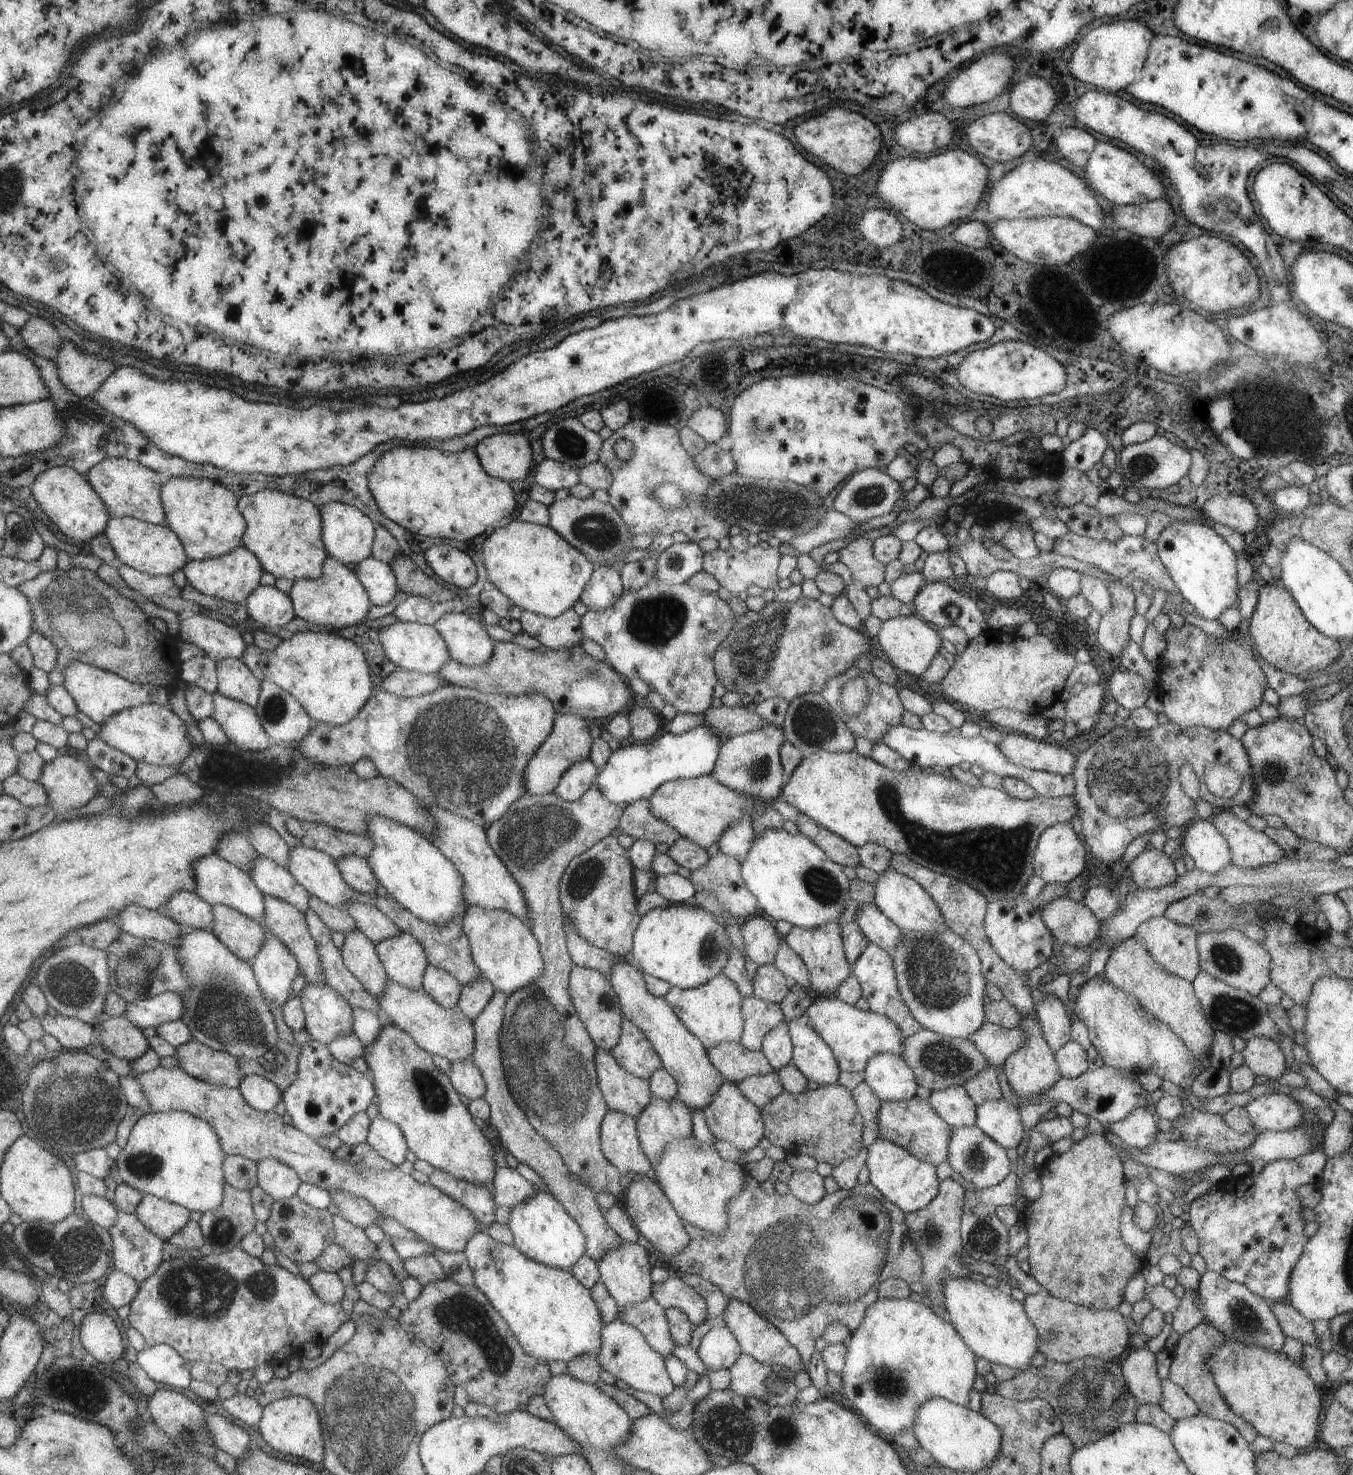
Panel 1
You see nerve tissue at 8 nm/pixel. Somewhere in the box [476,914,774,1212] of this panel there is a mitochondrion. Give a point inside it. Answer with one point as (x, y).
(553, 1079)

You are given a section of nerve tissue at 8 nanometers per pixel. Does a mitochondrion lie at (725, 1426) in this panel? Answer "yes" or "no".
yes

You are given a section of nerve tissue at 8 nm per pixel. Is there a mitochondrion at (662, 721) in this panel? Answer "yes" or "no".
no

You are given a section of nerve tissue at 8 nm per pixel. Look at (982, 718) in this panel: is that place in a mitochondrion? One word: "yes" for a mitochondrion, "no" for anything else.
no

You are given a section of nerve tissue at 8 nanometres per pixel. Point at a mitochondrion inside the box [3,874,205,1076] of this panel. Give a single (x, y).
(78, 985)

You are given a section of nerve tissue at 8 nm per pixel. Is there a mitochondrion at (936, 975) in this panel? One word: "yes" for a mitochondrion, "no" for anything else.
yes

